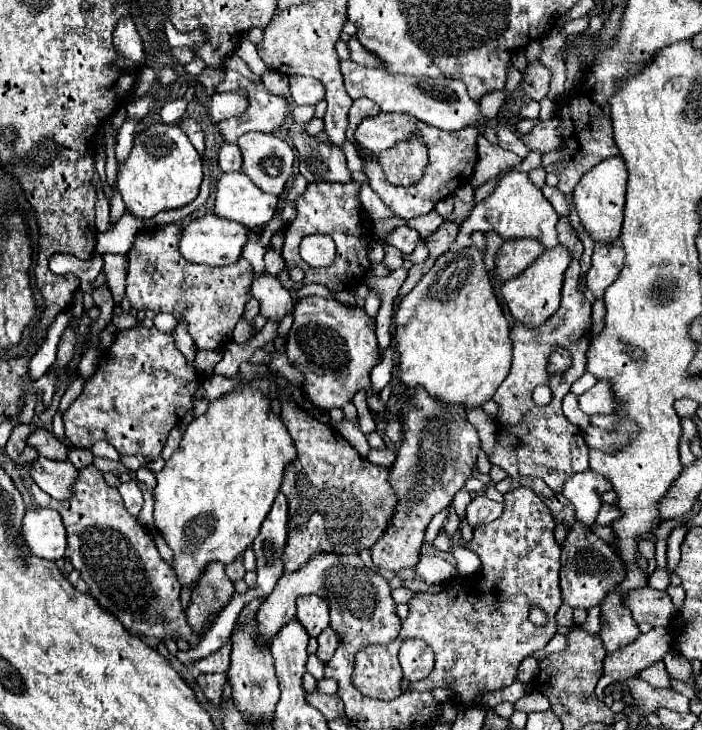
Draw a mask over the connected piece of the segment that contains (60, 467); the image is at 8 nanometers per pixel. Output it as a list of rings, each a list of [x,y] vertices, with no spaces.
[[[40,457],[40,461],[32,467],[32,479],[50,497],[64,501],[72,497],[72,485],[78,479],[78,469],[70,461],[52,461]]]

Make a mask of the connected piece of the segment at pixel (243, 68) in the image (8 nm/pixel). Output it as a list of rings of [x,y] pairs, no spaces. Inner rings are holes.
[[[234,54],[232,58],[228,58],[224,62],[225,70],[234,70],[240,72],[241,75],[248,78],[251,81],[259,82],[260,76],[254,74],[248,67],[247,63],[240,58],[237,54]]]

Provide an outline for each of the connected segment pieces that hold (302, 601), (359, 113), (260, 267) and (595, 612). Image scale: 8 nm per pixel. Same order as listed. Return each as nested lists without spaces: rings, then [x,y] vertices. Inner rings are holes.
[[[306,595],[298,599],[298,621],[310,637],[318,637],[330,621],[328,605],[318,595]]]
[[[356,99],[350,107],[350,115],[348,115],[348,129],[346,129],[346,137],[350,141],[354,141],[354,131],[356,127],[362,123],[362,119],[366,119],[366,115],[376,115],[380,109],[370,101],[370,99]]]
[[[250,233],[250,239],[244,247],[244,253],[242,257],[254,265],[254,273],[266,273],[266,267],[264,267],[264,253],[266,249],[258,243],[258,235],[256,233]]]
[[[600,605],[592,607],[588,611],[588,619],[586,619],[586,627],[590,633],[598,633],[600,631]]]

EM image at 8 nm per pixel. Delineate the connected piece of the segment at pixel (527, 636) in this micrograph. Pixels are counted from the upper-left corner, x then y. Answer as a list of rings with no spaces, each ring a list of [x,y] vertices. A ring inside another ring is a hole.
[[[520,487],[520,489],[510,491],[510,493],[506,495],[506,501],[504,501],[502,517],[498,517],[498,519],[492,521],[492,523],[486,523],[486,525],[476,527],[476,529],[474,529],[474,539],[472,539],[470,543],[462,543],[464,547],[472,549],[472,551],[482,559],[480,573],[478,573],[476,577],[458,577],[458,579],[452,579],[452,581],[446,583],[446,589],[444,589],[442,593],[438,593],[438,595],[418,593],[418,595],[410,601],[410,615],[402,621],[400,635],[397,636],[394,643],[398,643],[399,651],[400,645],[406,637],[422,637],[422,639],[432,647],[432,651],[434,651],[434,655],[436,655],[436,667],[434,667],[434,671],[432,671],[424,681],[410,683],[412,691],[432,691],[434,687],[450,687],[450,689],[454,691],[454,701],[456,701],[456,705],[458,705],[460,709],[466,709],[466,707],[476,705],[476,693],[478,693],[478,691],[498,691],[498,689],[502,689],[502,687],[506,687],[506,685],[512,685],[512,683],[516,681],[516,671],[518,671],[522,659],[528,657],[528,655],[532,655],[534,651],[546,647],[546,643],[548,643],[548,641],[554,637],[554,633],[556,633],[556,619],[554,619],[554,615],[556,615],[556,611],[558,611],[560,605],[562,605],[562,601],[560,601],[560,577],[558,577],[558,573],[560,573],[560,545],[558,545],[556,539],[554,539],[554,527],[556,527],[556,525],[554,525],[554,519],[552,519],[552,515],[550,515],[550,511],[546,509],[544,501],[540,501],[540,497],[538,497],[532,489]],[[532,607],[540,607],[540,609],[546,613],[546,617],[548,617],[546,625],[534,625],[534,623],[530,623],[528,611],[530,611]]]

